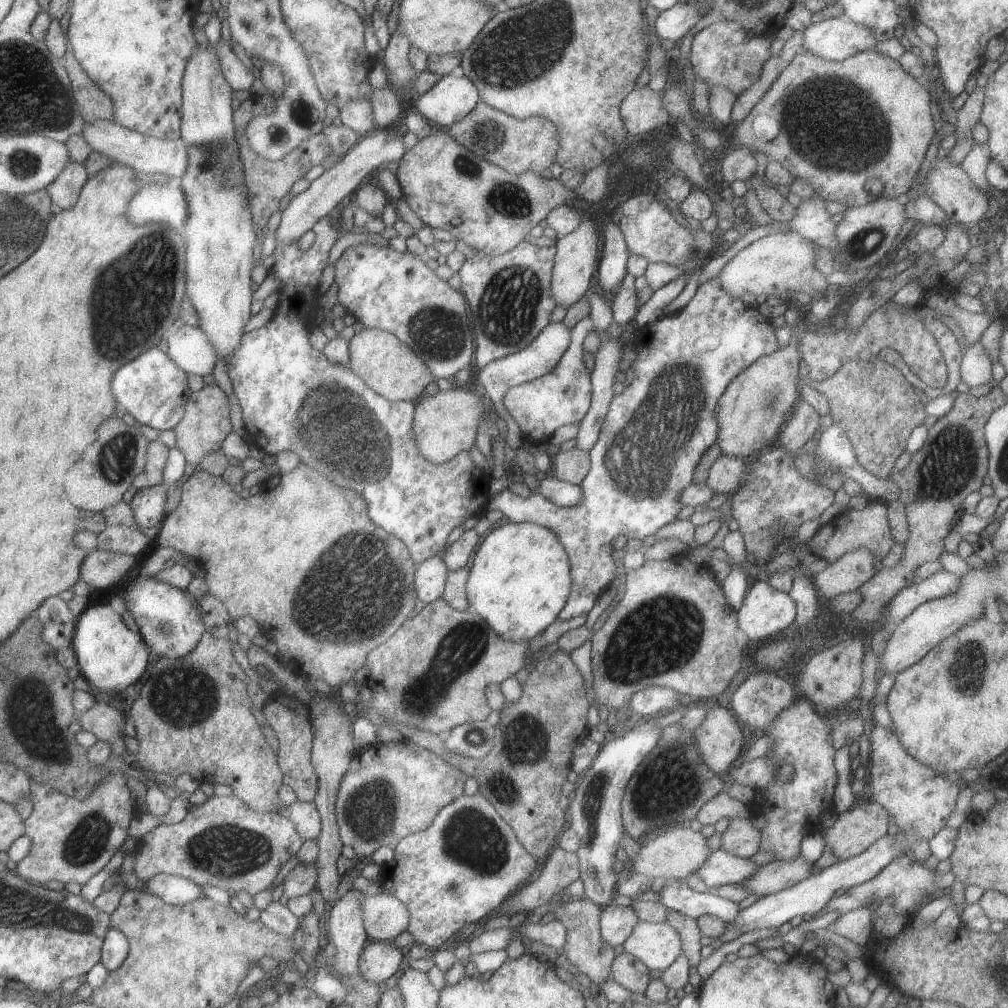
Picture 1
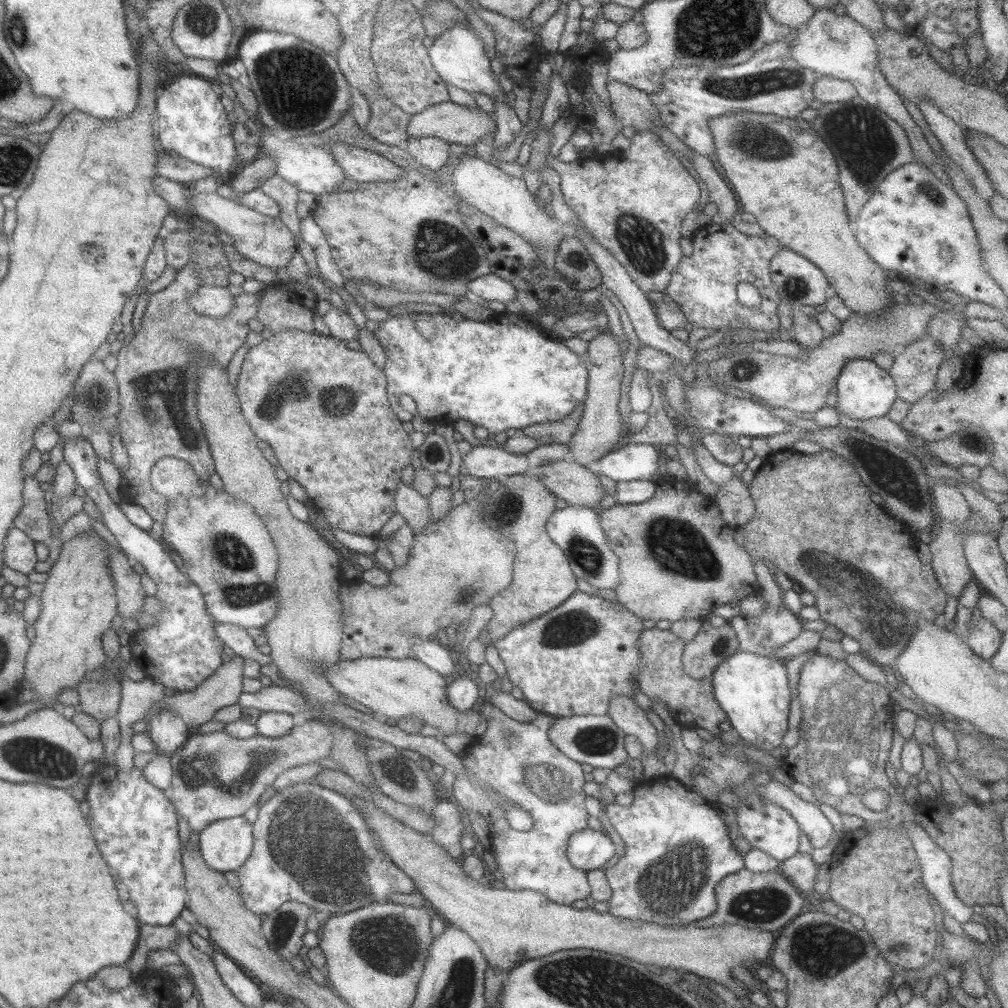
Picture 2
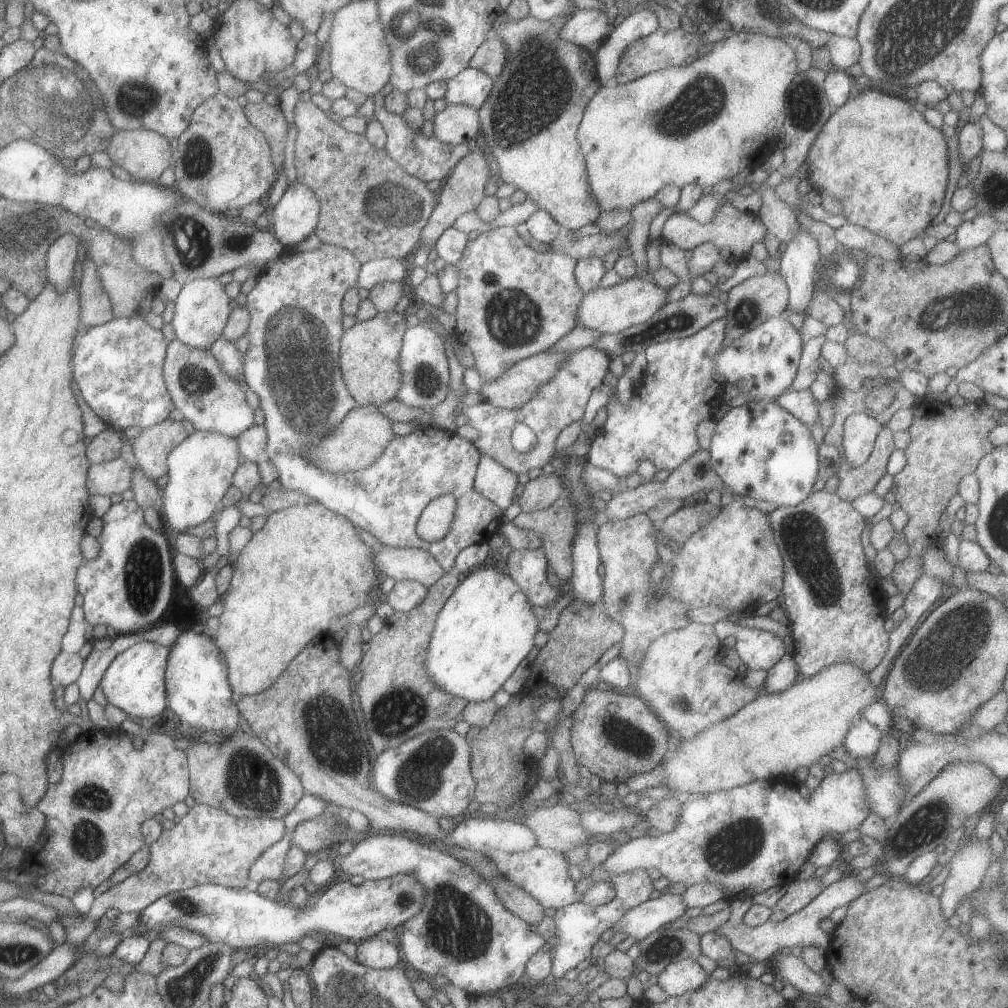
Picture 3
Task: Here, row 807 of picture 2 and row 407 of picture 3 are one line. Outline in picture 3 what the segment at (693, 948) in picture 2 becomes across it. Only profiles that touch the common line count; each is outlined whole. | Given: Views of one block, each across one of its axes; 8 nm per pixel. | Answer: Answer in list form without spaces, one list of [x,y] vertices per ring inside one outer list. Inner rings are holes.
[[[358,405],[347,412],[335,431],[319,440],[319,444],[309,446],[307,452],[303,450],[303,456],[315,468],[331,474],[365,468],[377,456],[381,456],[385,446],[396,436],[392,431],[392,423],[377,410],[376,405]]]

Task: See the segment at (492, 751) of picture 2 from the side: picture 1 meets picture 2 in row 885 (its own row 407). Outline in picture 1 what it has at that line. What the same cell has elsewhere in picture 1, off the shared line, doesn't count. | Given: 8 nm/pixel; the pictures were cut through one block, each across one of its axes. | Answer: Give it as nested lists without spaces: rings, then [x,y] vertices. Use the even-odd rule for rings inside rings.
[[[583,316],[571,328],[569,344],[550,373],[505,391],[503,406],[517,423],[523,441],[526,439],[532,444],[548,442],[559,426],[580,423],[591,406],[590,374],[582,359],[582,342],[587,332],[593,332],[593,324],[589,316]]]

